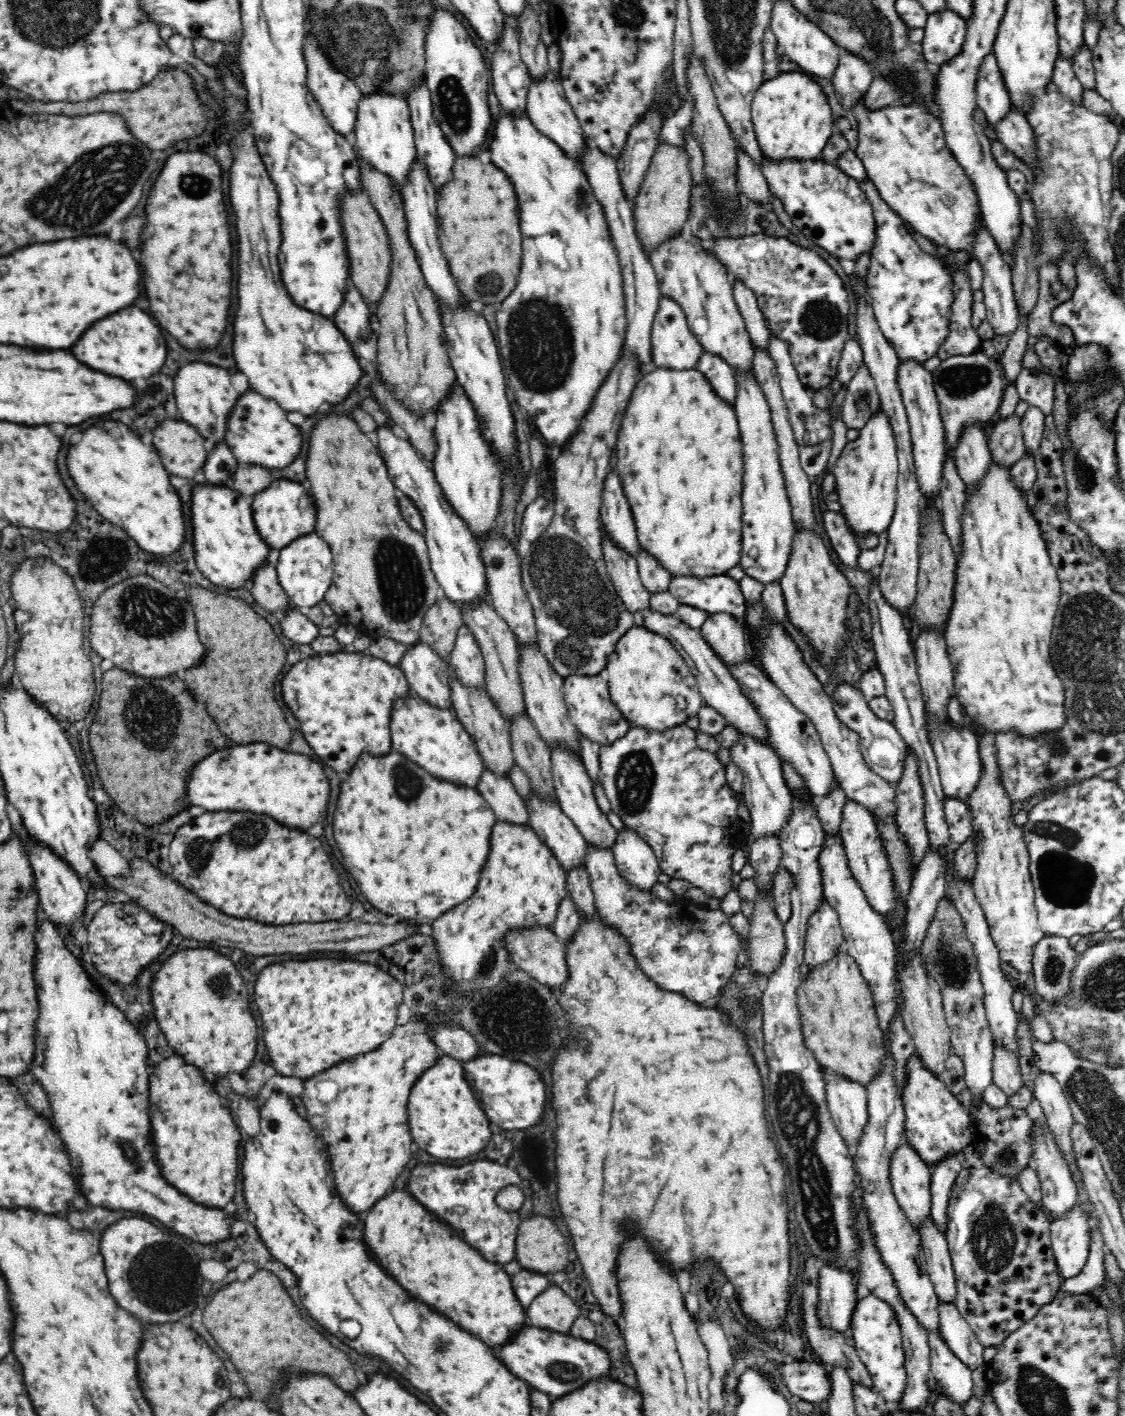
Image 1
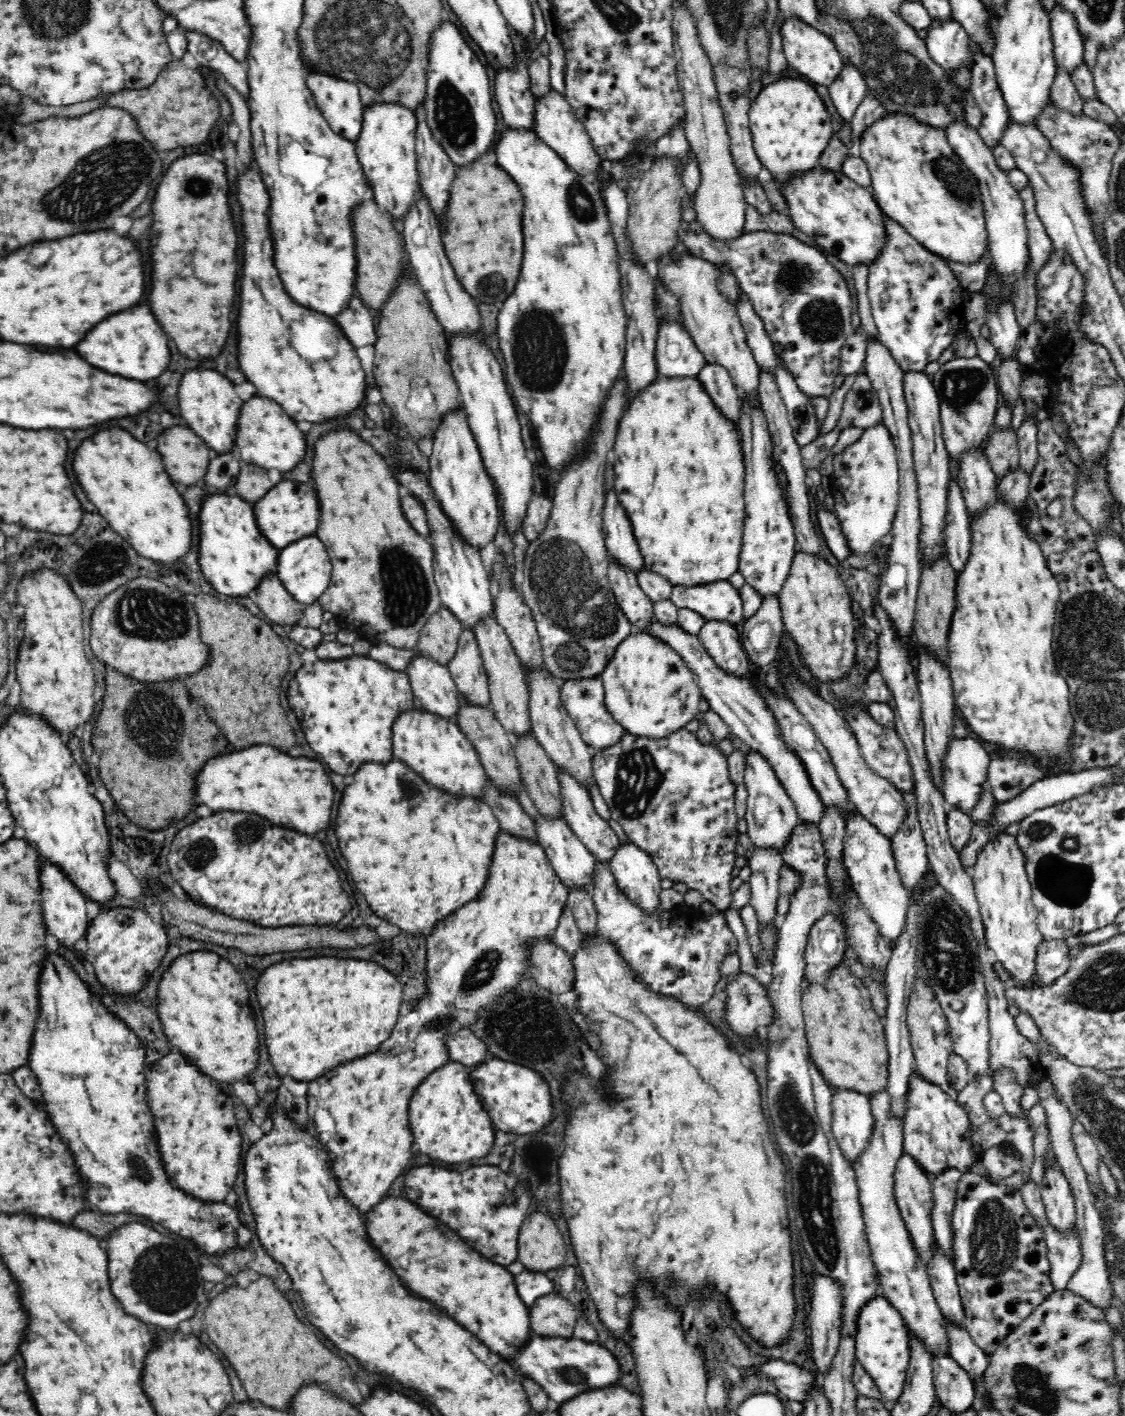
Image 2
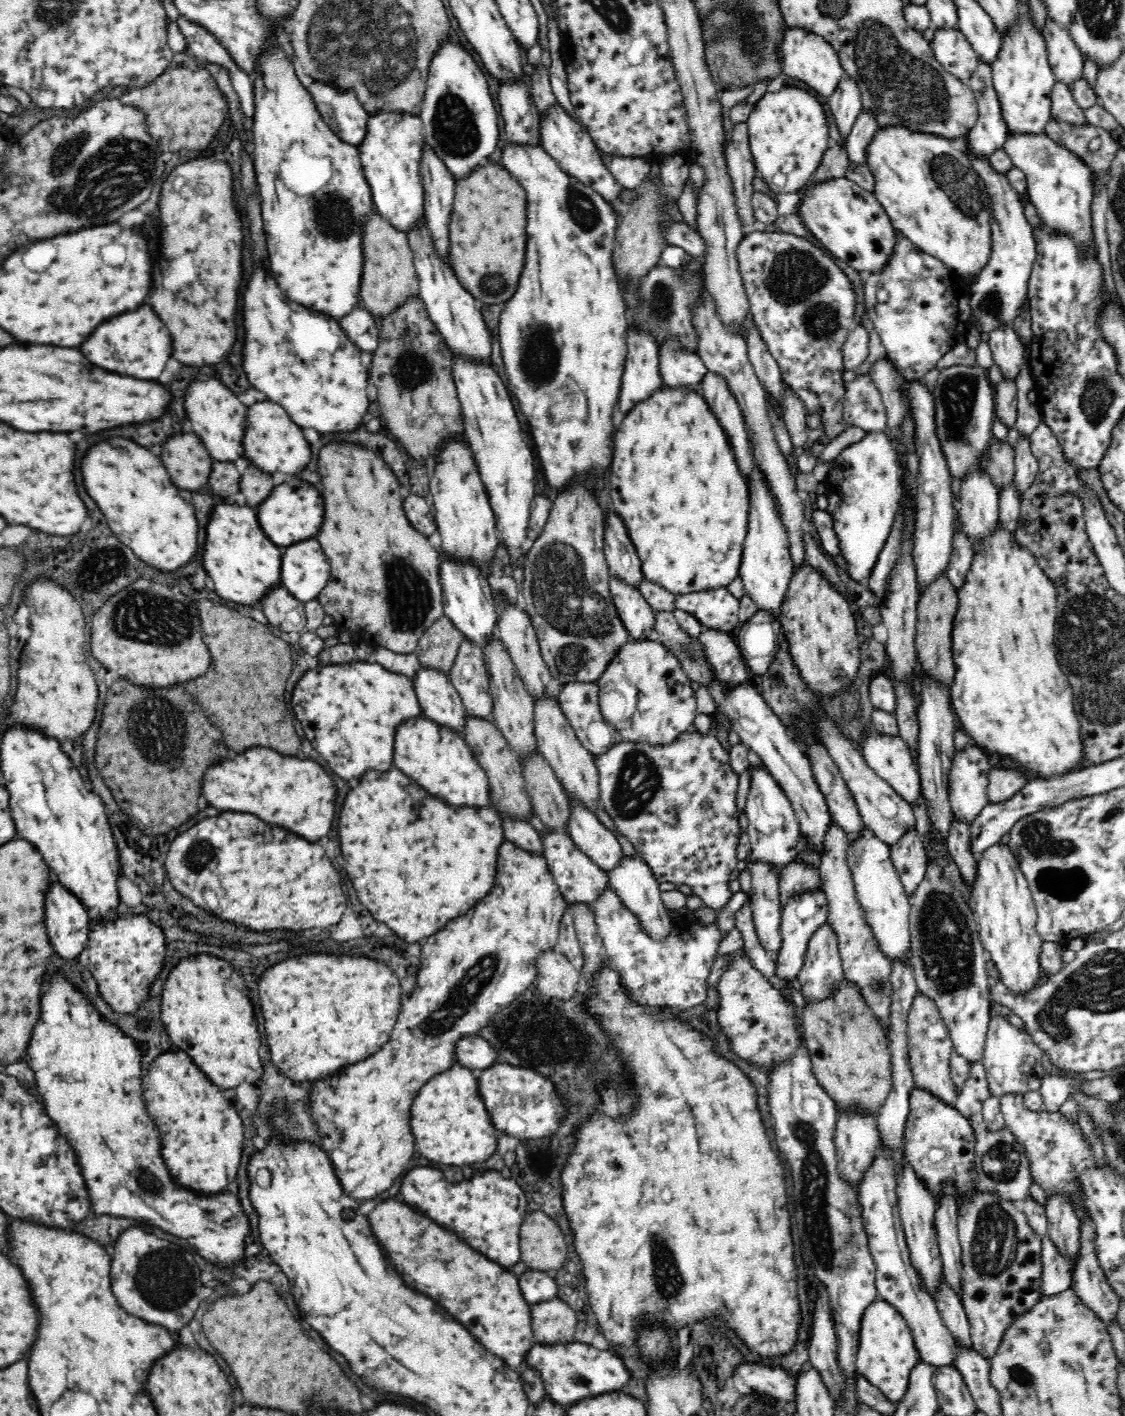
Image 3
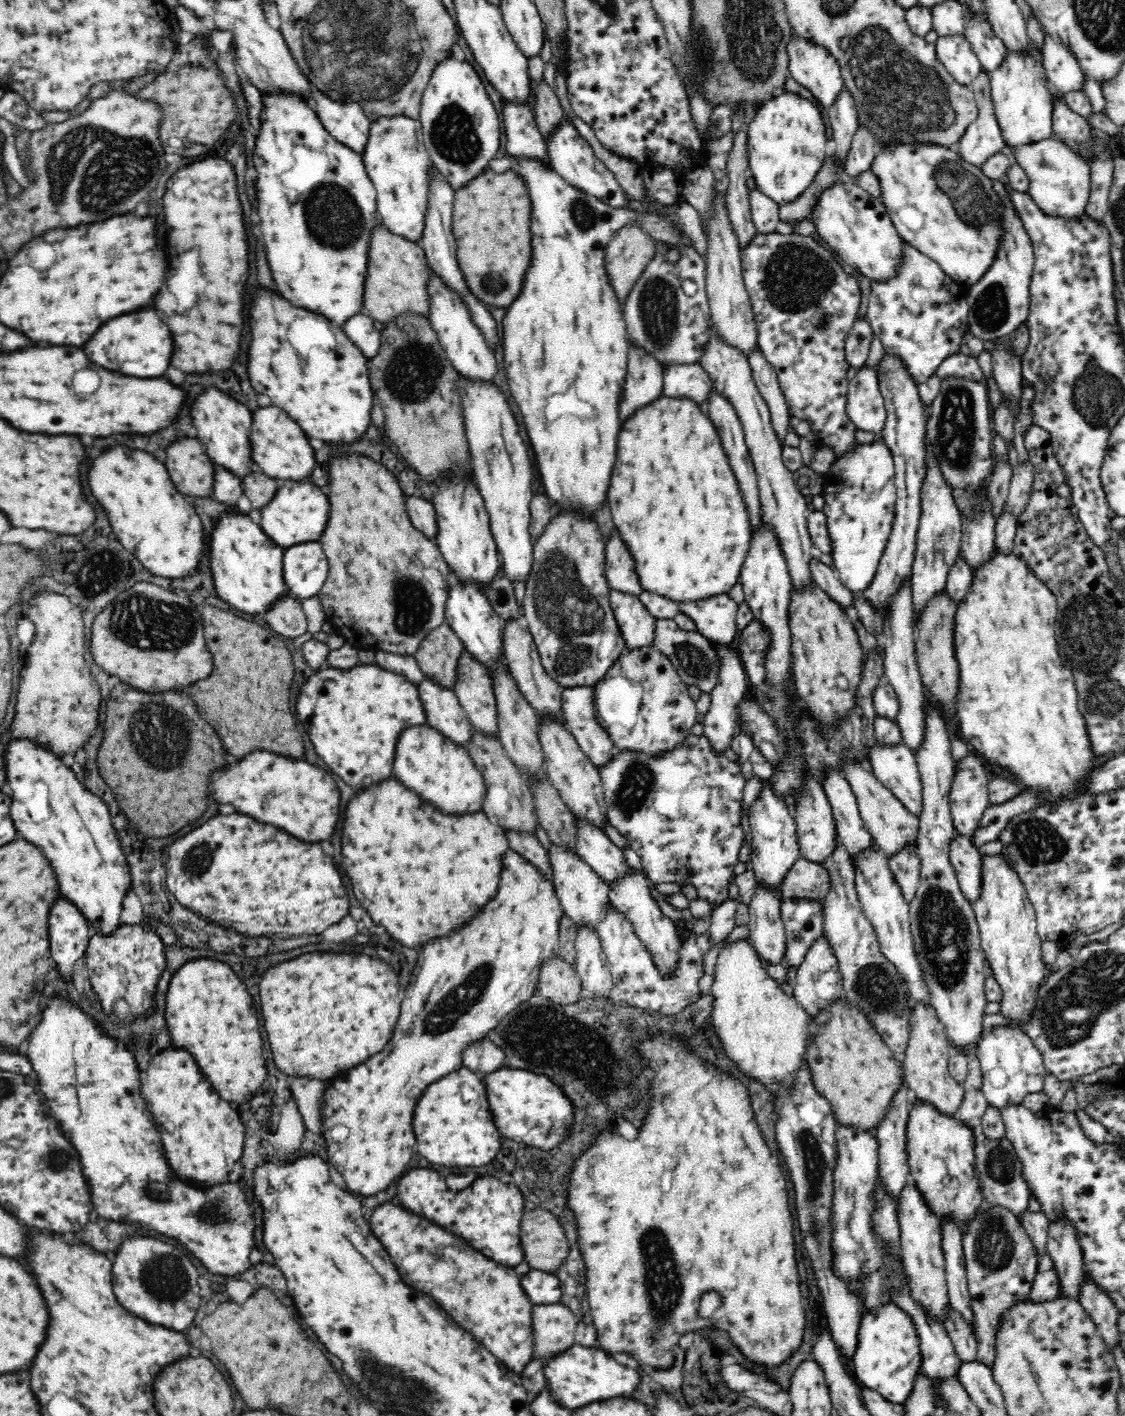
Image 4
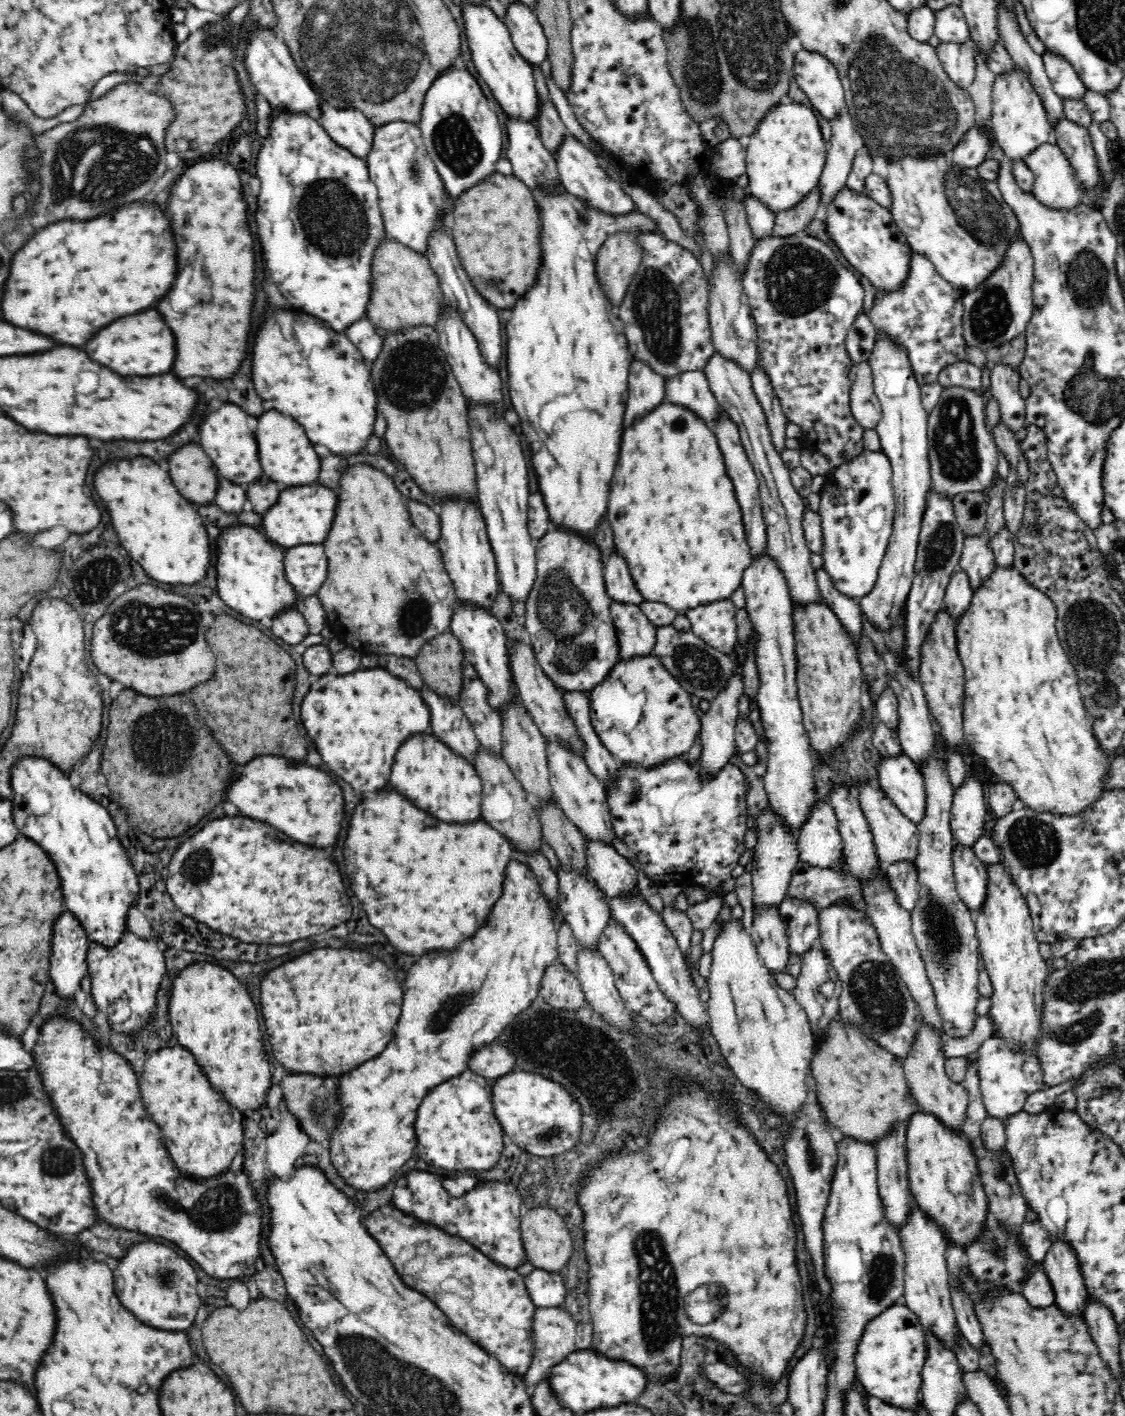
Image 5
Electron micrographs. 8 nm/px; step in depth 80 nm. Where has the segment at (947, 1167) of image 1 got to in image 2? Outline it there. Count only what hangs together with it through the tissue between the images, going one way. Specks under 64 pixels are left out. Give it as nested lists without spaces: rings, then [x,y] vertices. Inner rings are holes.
[[[952,1168],[944,1174],[940,1174],[933,1185],[932,1226],[935,1243],[952,1265],[955,1264],[954,1229],[952,1228],[953,1210],[957,1197],[957,1184],[962,1174]]]

